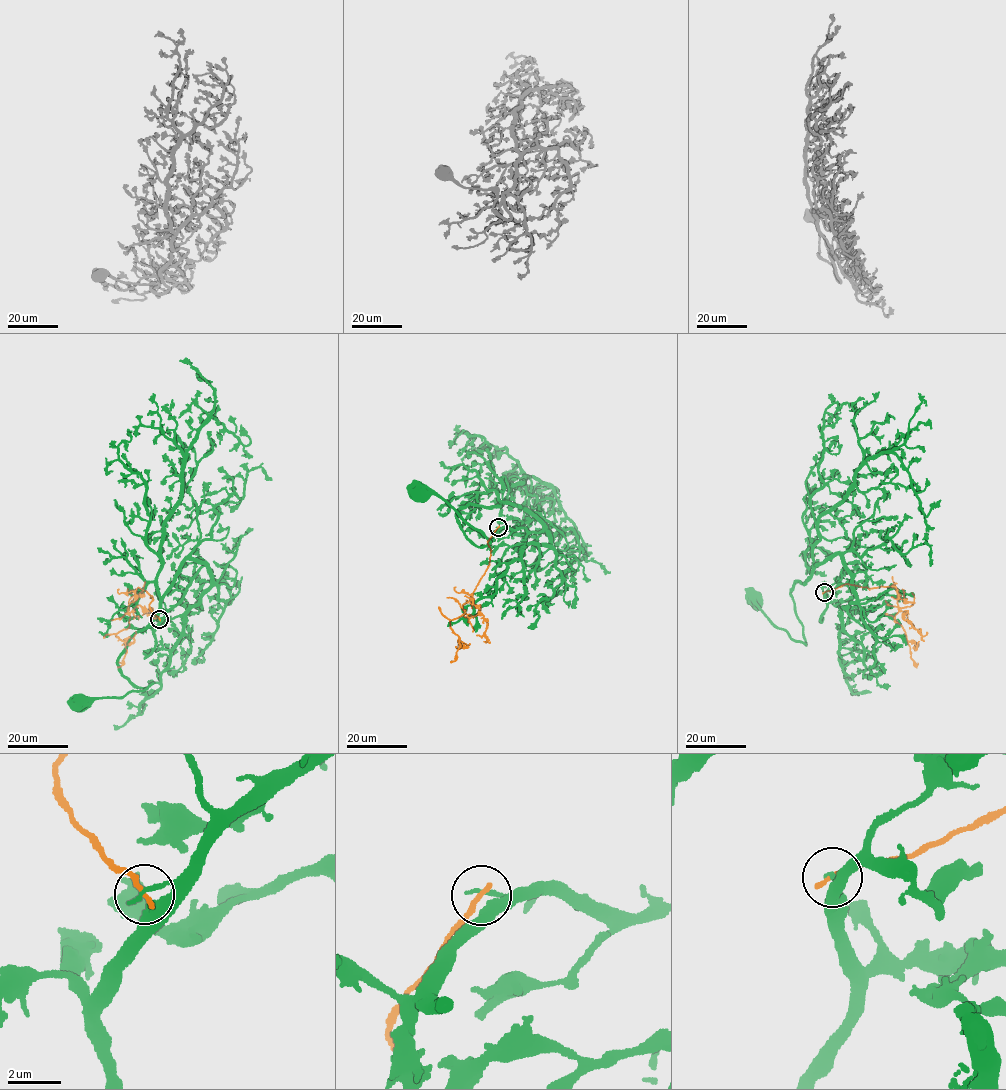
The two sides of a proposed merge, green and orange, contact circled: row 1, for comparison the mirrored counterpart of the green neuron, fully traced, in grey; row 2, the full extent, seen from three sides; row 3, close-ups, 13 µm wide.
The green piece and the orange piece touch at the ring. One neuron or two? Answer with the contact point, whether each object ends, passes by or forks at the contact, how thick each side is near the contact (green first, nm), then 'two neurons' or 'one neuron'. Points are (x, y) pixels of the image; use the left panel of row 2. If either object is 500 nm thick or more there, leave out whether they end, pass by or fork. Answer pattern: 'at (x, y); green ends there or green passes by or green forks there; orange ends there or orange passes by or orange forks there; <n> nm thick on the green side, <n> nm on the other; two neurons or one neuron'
at (159, 619); green ends there; orange ends there; 170 nm thick on the green side, 200 nm on the other; two neurons

